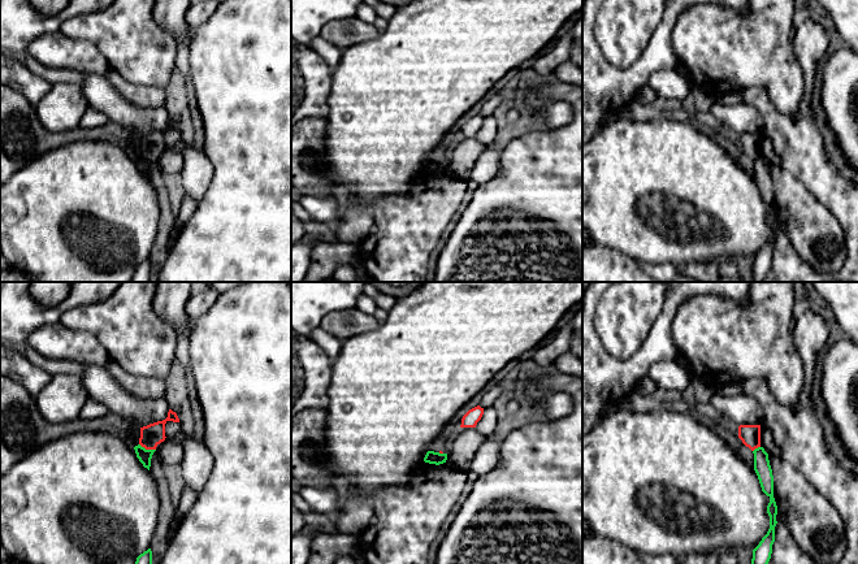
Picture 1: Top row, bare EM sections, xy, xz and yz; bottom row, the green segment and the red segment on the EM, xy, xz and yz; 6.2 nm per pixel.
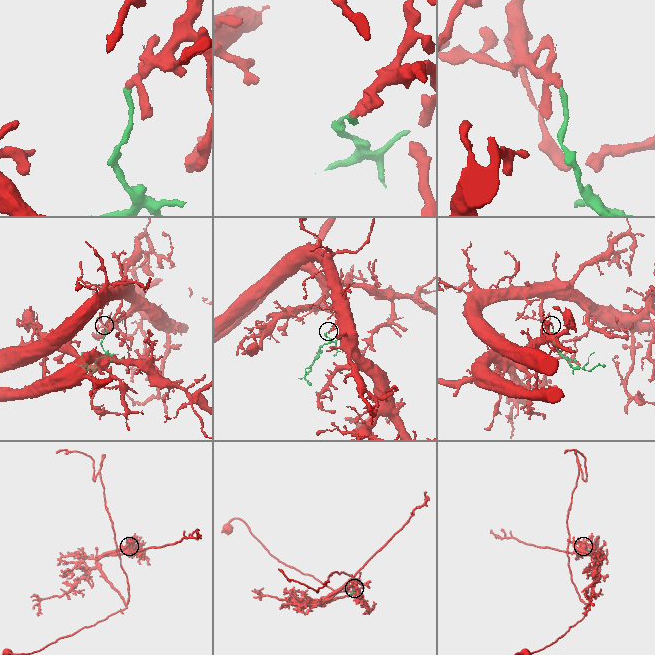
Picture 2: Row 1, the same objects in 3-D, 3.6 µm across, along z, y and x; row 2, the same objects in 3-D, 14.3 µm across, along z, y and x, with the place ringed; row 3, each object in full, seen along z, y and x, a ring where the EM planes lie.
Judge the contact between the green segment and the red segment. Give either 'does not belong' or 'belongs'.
does not belong

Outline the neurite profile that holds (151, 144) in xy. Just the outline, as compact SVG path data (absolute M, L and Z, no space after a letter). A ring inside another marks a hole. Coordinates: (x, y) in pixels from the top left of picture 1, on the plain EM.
M169 118L165 129L140 136L139 153L146 159L156 159L156 156L166 147L165 133L168 130L179 131L177 122L172 118Z

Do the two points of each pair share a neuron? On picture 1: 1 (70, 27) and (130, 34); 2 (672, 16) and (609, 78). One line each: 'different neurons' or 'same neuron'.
1: same neuron
2: same neuron

